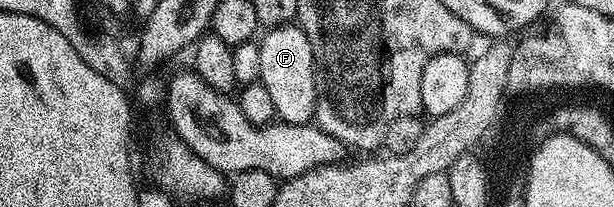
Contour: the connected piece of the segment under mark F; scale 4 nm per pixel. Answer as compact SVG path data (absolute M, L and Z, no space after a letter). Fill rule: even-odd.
M295 22L263 32L259 40L262 53L260 82L274 100L277 116L286 123L306 123L316 113L316 62L306 33Z

